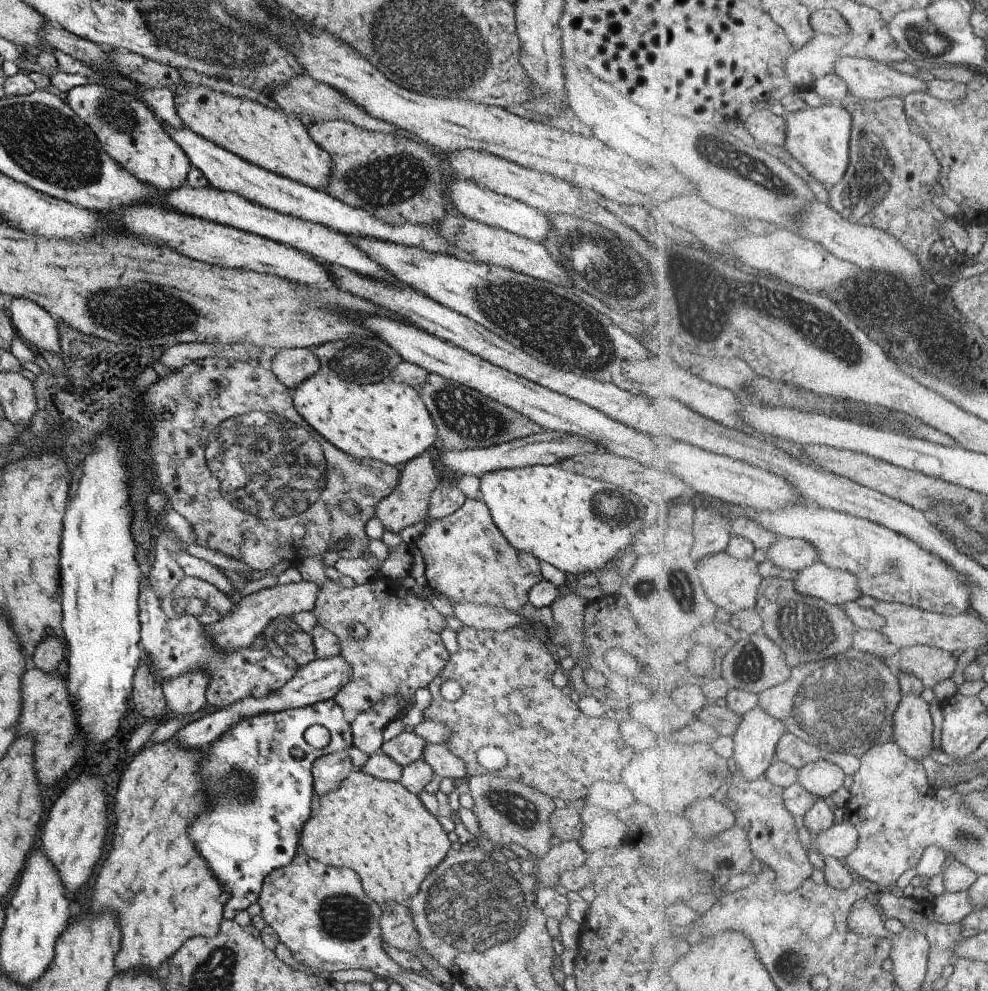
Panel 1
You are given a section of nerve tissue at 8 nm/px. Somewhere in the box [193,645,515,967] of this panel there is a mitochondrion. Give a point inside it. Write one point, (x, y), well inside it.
(344, 916)

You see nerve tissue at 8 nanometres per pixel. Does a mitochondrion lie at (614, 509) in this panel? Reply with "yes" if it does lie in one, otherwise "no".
yes

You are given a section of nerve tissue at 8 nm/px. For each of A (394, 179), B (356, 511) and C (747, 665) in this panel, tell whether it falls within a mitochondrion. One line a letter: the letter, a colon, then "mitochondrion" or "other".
A: mitochondrion
B: other
C: mitochondrion

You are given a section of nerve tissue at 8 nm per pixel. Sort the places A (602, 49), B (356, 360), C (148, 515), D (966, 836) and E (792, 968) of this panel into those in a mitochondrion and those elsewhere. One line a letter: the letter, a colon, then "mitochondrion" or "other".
A: other
B: mitochondrion
C: other
D: mitochondrion
E: mitochondrion

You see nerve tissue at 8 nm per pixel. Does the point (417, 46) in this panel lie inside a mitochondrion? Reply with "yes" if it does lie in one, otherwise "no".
yes

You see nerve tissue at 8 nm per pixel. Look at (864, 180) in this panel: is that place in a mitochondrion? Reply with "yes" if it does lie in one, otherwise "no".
yes

